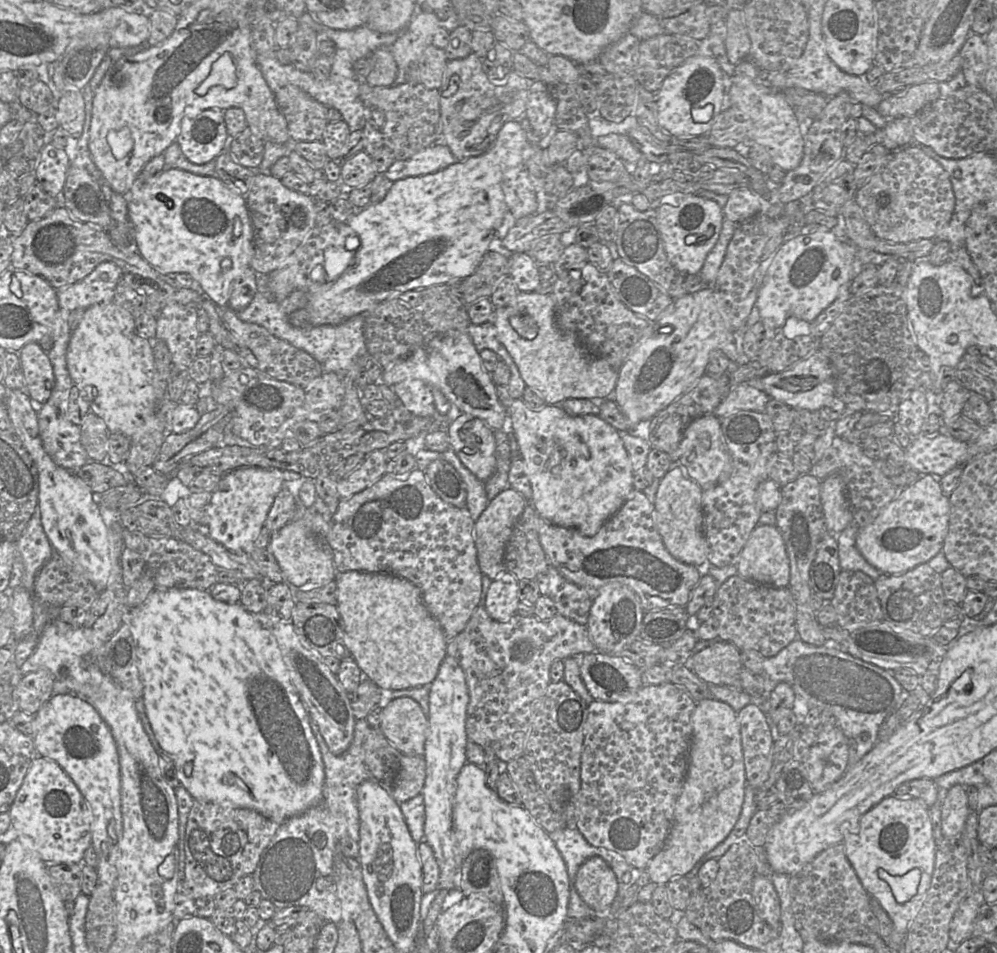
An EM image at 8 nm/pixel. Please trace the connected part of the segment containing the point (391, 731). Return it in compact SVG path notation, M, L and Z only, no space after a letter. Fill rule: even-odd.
M401 697L390 701L382 709L379 729L402 754L423 756L428 717L415 700Z

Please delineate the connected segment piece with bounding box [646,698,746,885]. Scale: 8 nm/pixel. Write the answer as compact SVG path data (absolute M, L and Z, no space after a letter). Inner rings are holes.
M706 698L696 704L691 721L686 774L673 823L663 848L646 867L651 882L658 885L685 876L702 856L720 844L735 826L744 802L746 776L737 712L725 702Z

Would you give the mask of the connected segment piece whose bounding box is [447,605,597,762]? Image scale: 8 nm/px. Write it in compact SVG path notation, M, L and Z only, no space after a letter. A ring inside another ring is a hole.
M478 605L463 631L447 645L447 655L461 666L469 691L468 740L490 747L504 762L523 756L539 702L551 683L552 663L595 651L587 626L560 614L549 620L515 614L507 622L499 622Z

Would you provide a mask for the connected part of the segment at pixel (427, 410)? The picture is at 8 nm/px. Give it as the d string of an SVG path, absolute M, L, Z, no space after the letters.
M406 380L390 387L413 415L423 418L441 416L435 406L432 388L421 380Z

